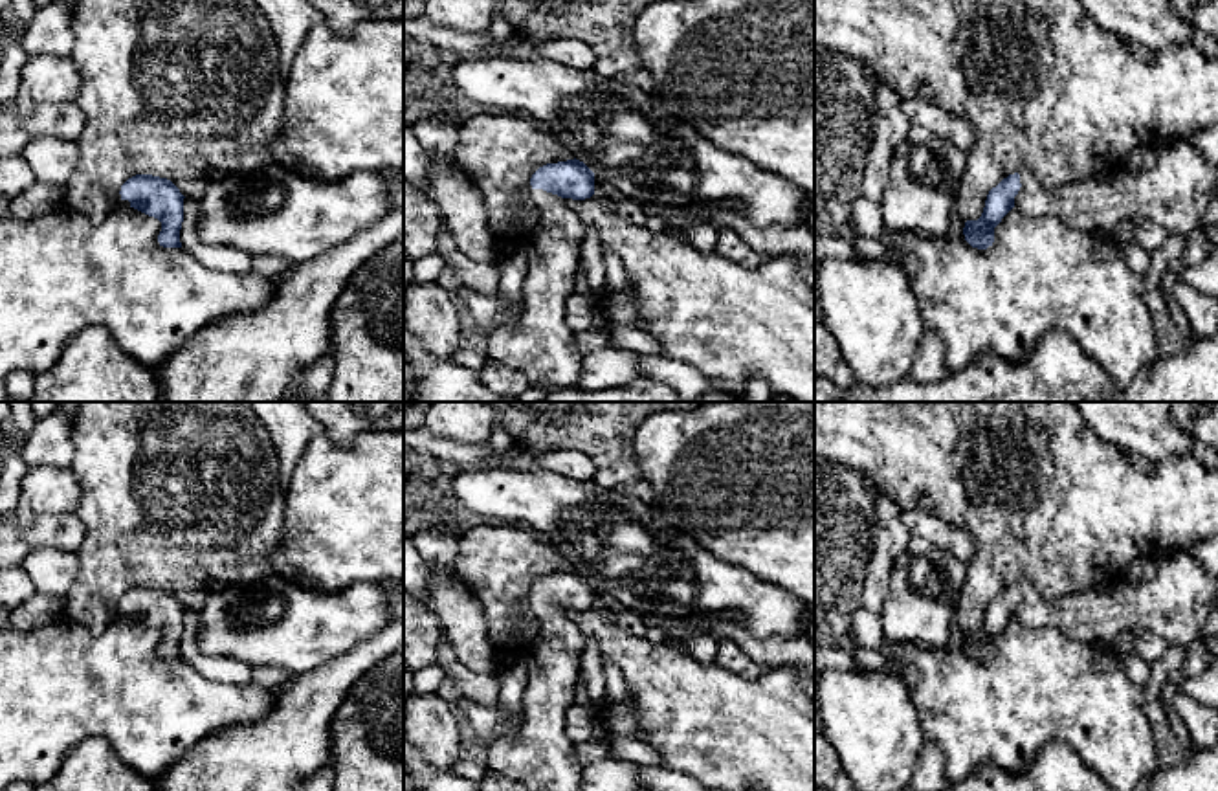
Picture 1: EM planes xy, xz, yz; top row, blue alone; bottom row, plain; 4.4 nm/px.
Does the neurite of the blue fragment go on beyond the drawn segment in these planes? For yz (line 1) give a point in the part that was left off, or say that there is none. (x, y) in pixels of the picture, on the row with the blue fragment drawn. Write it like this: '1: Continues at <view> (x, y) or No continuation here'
1: Continues at yz (1174, 193)

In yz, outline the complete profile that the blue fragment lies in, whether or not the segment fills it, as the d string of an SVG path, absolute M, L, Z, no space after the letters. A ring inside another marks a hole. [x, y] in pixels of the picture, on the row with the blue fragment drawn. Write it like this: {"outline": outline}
{"outline": "M1189 138L1157 149L1156 165L1137 174L1121 169L1106 178L1088 178L1044 189L1029 173L1003 178L987 195L978 220L967 220L965 240L978 250L994 242L994 228L1018 207L1029 217L1053 215L1073 229L1113 235L1123 220L1148 218L1168 235L1187 237L1203 224L1214 196L1216 165Z"}

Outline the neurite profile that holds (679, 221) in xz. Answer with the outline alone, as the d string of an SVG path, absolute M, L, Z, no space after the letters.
M638 204L642 211L649 217L660 217L666 220L666 231L670 235L684 239L690 228L704 224L706 220L699 215L697 204L686 207L666 207L657 204Z

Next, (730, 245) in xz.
M719 228L715 251L745 268L758 268L767 261L767 255L756 251L736 229Z

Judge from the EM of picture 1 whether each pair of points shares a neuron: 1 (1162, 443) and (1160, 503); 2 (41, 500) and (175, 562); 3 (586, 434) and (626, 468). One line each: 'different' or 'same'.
1: different
2: different
3: same

